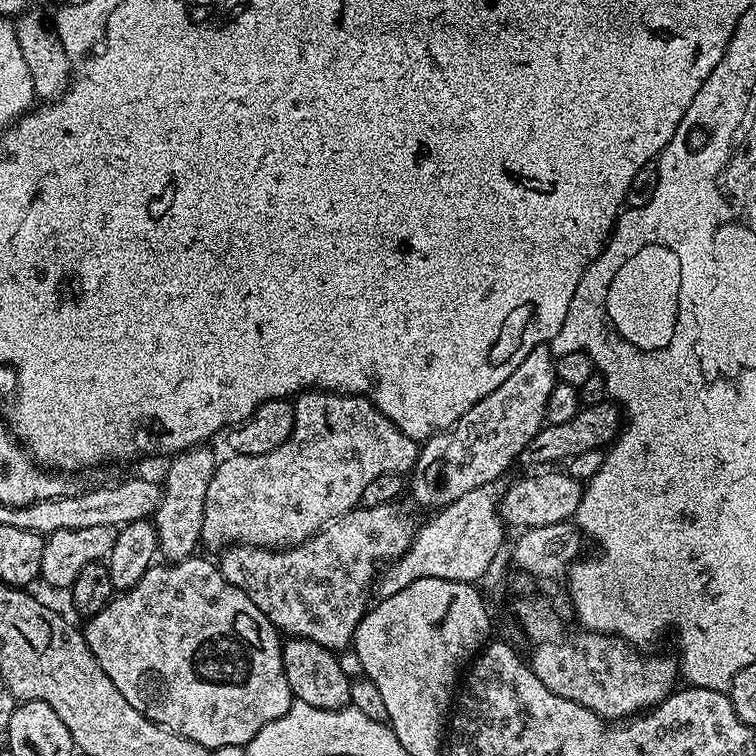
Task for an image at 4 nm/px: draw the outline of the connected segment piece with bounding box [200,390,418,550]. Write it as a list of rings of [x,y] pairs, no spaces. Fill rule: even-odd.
[[[305,390],[295,397],[294,430],[290,434],[290,438],[286,438],[286,442],[282,442],[282,446],[278,446],[266,454],[254,454],[253,456],[228,454],[225,455],[225,460],[223,457],[217,463],[214,478],[210,478],[210,486],[206,486],[206,506],[204,507],[204,517],[200,530],[201,541],[205,545],[208,543],[210,547],[217,548],[217,550],[233,544],[253,544],[259,548],[279,548],[281,550],[293,544],[303,544],[315,532],[320,531],[326,525],[331,524],[332,521],[337,520],[338,517],[345,516],[347,512],[357,507],[362,498],[362,490],[366,490],[366,485],[372,479],[378,478],[378,474],[383,472],[411,473],[412,467],[416,465],[417,455],[417,441],[410,439],[406,434],[402,434],[402,430],[398,430],[398,426],[394,426],[394,422],[390,422],[390,418],[386,418],[386,414],[379,412],[367,396],[345,394],[339,390]]]

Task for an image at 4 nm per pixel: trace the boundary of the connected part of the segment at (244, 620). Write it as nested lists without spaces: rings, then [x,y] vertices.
[[[189,558],[187,560],[177,560],[175,562],[156,562],[152,567],[142,574],[142,578],[133,588],[121,591],[118,598],[108,601],[108,604],[100,612],[87,621],[88,628],[83,629],[84,640],[90,646],[94,658],[102,666],[102,670],[118,686],[122,698],[134,706],[134,710],[143,712],[148,720],[153,720],[155,724],[162,725],[163,728],[169,728],[171,732],[176,732],[180,736],[190,738],[198,742],[202,747],[209,750],[221,748],[222,746],[247,746],[251,740],[255,740],[256,735],[270,722],[282,718],[288,712],[289,706],[294,703],[294,697],[290,686],[287,684],[286,674],[283,672],[283,650],[282,636],[278,629],[268,621],[266,614],[242,594],[230,582],[224,580],[219,567],[208,560],[196,560]]]

